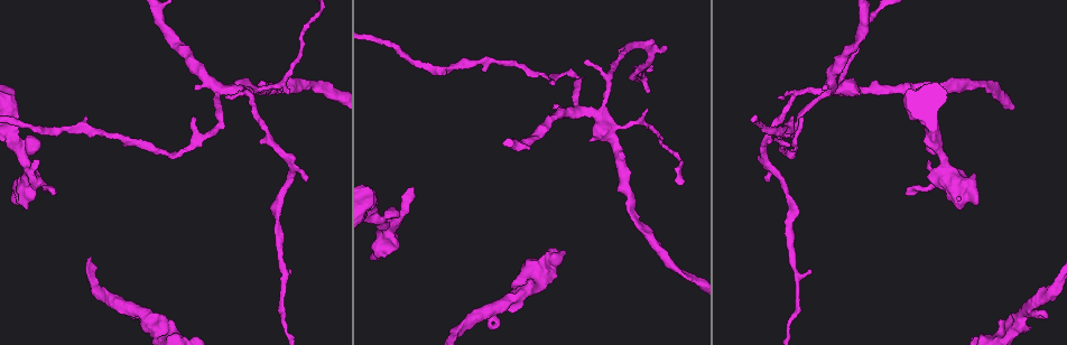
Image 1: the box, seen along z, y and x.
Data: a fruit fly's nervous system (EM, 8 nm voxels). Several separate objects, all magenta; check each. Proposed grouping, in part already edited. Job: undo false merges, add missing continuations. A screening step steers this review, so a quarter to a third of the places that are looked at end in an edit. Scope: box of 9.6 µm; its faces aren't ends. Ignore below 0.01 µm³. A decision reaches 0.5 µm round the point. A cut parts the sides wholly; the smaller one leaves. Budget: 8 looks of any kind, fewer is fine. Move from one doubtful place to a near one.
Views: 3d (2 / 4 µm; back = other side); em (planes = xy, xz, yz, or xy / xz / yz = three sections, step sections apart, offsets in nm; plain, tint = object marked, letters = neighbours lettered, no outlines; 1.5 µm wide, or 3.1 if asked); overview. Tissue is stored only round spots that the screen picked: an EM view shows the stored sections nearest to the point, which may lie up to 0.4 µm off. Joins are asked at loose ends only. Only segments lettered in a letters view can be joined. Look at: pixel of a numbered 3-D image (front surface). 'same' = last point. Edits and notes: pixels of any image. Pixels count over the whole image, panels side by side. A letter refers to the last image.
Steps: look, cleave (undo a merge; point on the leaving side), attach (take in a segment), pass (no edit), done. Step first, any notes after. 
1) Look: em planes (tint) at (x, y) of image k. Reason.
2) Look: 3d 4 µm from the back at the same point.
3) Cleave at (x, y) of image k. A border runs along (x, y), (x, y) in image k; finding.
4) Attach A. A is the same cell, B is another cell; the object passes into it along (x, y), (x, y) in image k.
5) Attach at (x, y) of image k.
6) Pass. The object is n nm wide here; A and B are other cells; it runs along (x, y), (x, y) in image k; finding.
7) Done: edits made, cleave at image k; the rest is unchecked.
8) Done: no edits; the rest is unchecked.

Look: 3d 2 µm at (413, 189) of image 1. Free end.

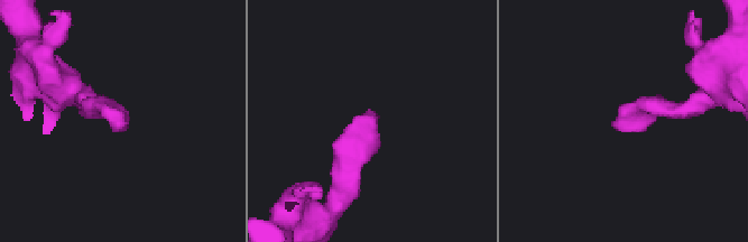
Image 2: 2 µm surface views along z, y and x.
Look: em yz step 4 (tint) at (113, 129) of image 2. Need the tissue.

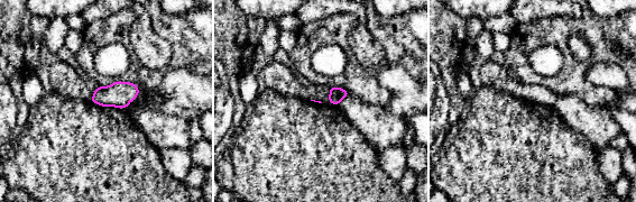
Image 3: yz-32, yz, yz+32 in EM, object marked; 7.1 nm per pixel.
Look: em planes (letters) at the same point.

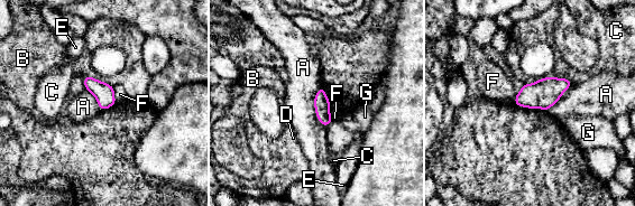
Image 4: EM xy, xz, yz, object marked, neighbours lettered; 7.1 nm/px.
Pass. A, B, C, D, E, F and G are other cells; a border runs along (321, 86), (314, 112), (325, 127) in image 4; none of them fits.

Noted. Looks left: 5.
Look: em planes (letters) at (290, 271) of image 1. Free end.

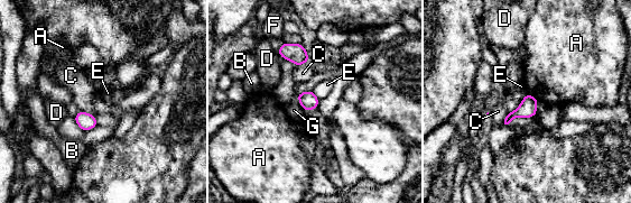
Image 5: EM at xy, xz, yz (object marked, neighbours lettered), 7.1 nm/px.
Pass. The longest contact is with C, 130 nm; A, B, C, D, E, F and G are other cells; a border runs along (312, 91), (318, 99) in image 5; none of them fits.

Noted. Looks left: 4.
Look: em xz step 4 (letters) at (1048, 318) of image 1. Branch stops here.

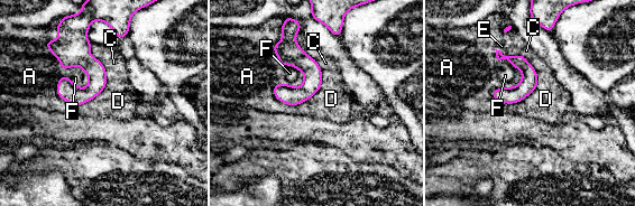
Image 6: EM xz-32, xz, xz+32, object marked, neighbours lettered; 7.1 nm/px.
Pass. The longest contact is with E, 360 nm; A, C, D, E and F are other cells; it runs along (284, 37), (309, 69), (295, 102) in image 6; no lettered segment goes on from it.

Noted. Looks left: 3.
Done: no edits; the rest is unchecked.

